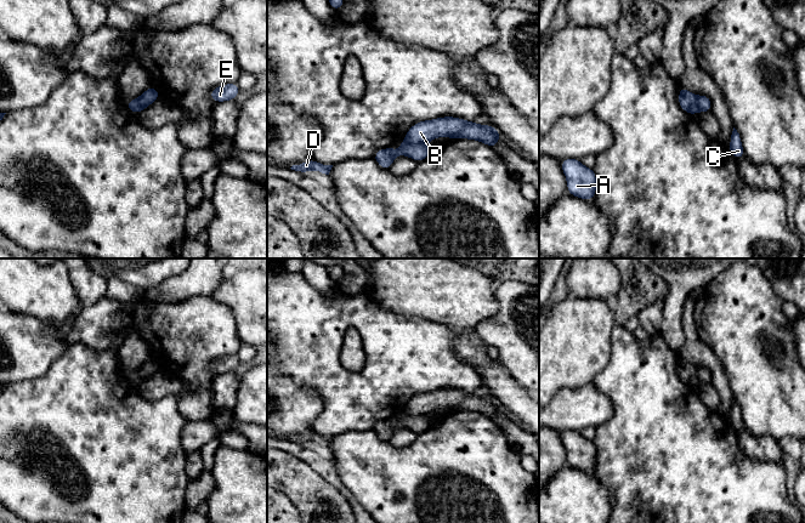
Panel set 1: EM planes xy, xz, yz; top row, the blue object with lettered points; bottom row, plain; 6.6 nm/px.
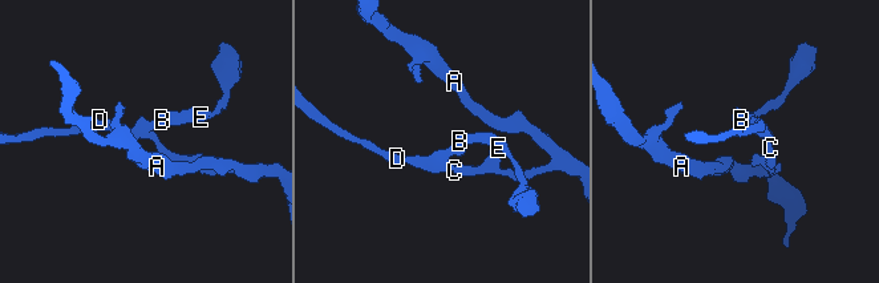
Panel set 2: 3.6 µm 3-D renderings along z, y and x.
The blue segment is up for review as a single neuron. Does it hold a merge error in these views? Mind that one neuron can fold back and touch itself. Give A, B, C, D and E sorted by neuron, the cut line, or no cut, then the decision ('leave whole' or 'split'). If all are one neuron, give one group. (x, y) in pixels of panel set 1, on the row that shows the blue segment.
groups A C D / B E; cut xz (404, 141), (425, 143); split

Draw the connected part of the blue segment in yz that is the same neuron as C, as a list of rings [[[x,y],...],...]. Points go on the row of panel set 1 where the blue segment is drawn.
[[[733,127],[732,135],[731,135],[731,142],[730,146],[727,147],[730,153],[738,160],[744,155],[743,146],[741,142],[741,136],[737,132],[737,130]]]

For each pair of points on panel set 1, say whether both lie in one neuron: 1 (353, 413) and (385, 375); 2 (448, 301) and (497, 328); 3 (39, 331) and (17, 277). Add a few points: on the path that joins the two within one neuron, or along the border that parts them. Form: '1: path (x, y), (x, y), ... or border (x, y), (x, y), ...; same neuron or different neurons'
1: path (363, 404), (383, 385); same neuron
2: border (494, 294), (498, 301), (498, 311), (472, 328); different neurons
3: border (12, 311), (34, 316), (60, 328); different neurons

